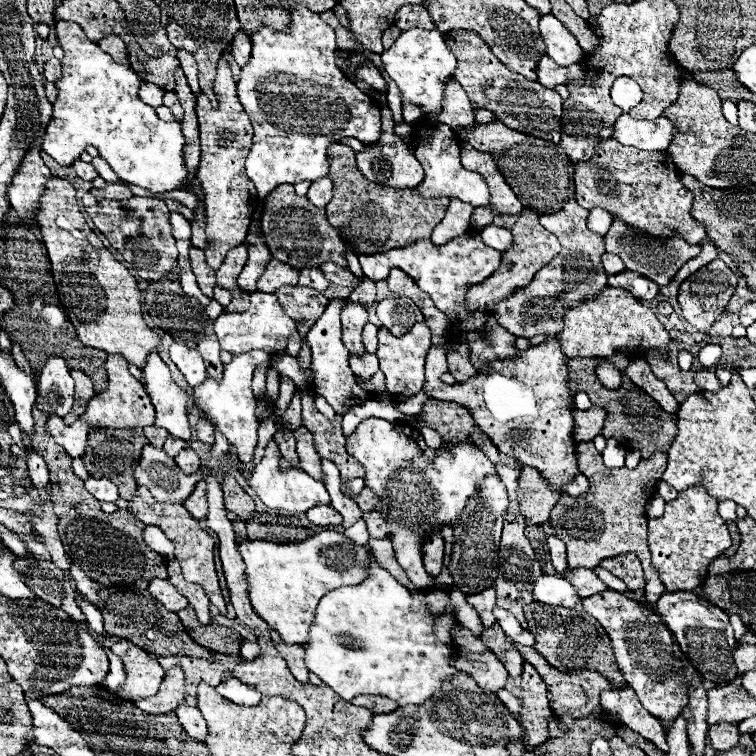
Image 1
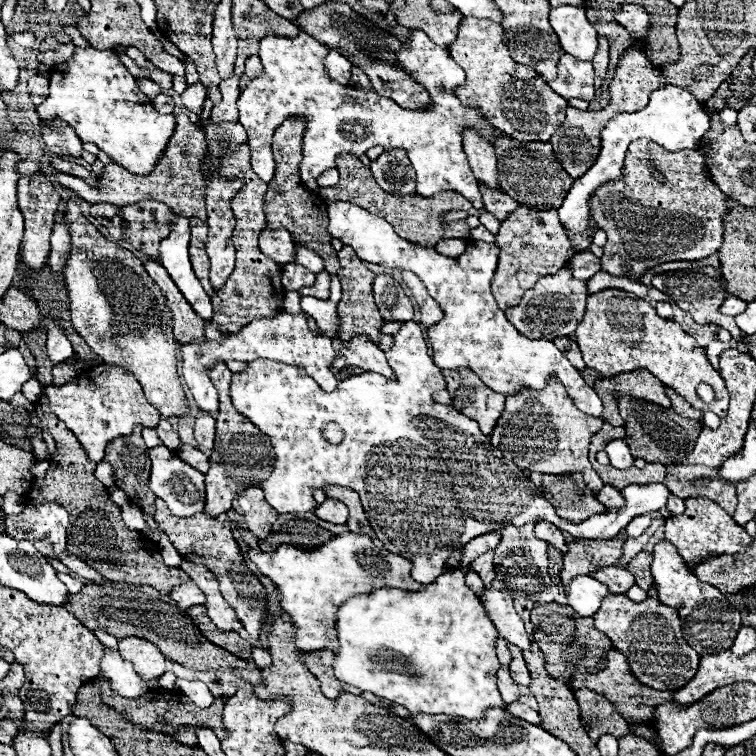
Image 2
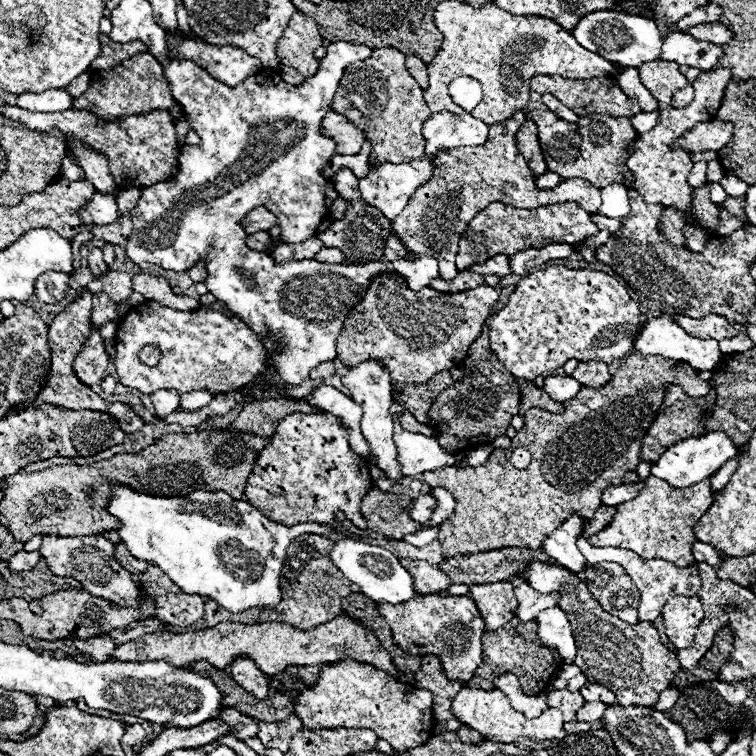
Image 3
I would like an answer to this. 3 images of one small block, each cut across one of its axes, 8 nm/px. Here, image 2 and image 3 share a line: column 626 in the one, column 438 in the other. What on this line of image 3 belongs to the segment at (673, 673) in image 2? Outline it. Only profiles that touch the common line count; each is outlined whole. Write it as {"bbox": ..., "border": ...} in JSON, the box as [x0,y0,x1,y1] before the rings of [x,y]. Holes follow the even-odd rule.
{"bbox":[378,594,484,684],"border":[[[418,594],[404,604],[378,604],[378,614],[390,624],[394,644],[400,650],[414,656],[438,656],[442,660],[442,670],[450,680],[466,684],[482,664],[484,622],[474,600],[468,596],[440,598],[436,594]]]}

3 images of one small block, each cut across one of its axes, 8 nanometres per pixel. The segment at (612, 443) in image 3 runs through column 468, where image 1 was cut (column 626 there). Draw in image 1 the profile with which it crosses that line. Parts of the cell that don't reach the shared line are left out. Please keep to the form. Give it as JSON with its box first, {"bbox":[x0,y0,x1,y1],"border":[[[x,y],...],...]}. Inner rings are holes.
{"bbox":[550,442,668,604],"border":[[[578,442],[576,444],[576,460],[578,460],[578,470],[580,474],[584,474],[590,480],[590,488],[588,492],[584,492],[582,496],[568,496],[562,492],[558,504],[552,508],[550,512],[550,526],[554,530],[554,536],[560,536],[560,540],[566,542],[568,546],[568,568],[594,568],[600,564],[600,560],[604,558],[612,558],[618,554],[630,554],[634,552],[644,568],[646,574],[646,590],[644,596],[648,602],[656,604],[656,600],[662,596],[664,586],[658,580],[658,572],[652,568],[652,560],[650,560],[650,550],[648,550],[648,518],[646,518],[646,504],[648,500],[652,500],[654,492],[656,492],[656,482],[662,478],[664,470],[666,470],[666,462],[668,456],[664,452],[654,452],[650,458],[644,458],[634,470],[628,468],[606,468],[602,464],[602,454],[594,448],[592,442]]]}

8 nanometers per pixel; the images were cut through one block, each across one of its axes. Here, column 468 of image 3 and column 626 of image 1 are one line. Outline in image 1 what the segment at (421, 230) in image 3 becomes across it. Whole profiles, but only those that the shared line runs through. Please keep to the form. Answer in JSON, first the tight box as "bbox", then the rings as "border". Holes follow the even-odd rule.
{"bbox":[574,138,706,244],"border":[[[614,138],[602,140],[590,160],[576,164],[574,184],[576,202],[586,210],[594,206],[608,208],[616,218],[624,218],[626,224],[658,238],[680,236],[688,240],[688,244],[706,242],[706,228],[690,214],[694,196],[680,184],[668,152],[624,148]]]}

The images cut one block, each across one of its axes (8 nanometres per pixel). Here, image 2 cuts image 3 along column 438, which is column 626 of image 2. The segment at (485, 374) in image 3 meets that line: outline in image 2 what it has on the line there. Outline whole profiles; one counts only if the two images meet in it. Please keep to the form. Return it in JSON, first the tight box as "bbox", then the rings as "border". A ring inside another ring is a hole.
{"bbox":[616,396,700,464],"border":[[[616,396],[620,416],[626,420],[626,440],[630,442],[632,456],[644,458],[646,462],[660,462],[660,464],[676,464],[682,456],[686,456],[700,434],[700,422],[688,420],[684,416],[676,416],[672,408],[664,408],[652,404],[648,400],[636,400],[632,396]]]}

